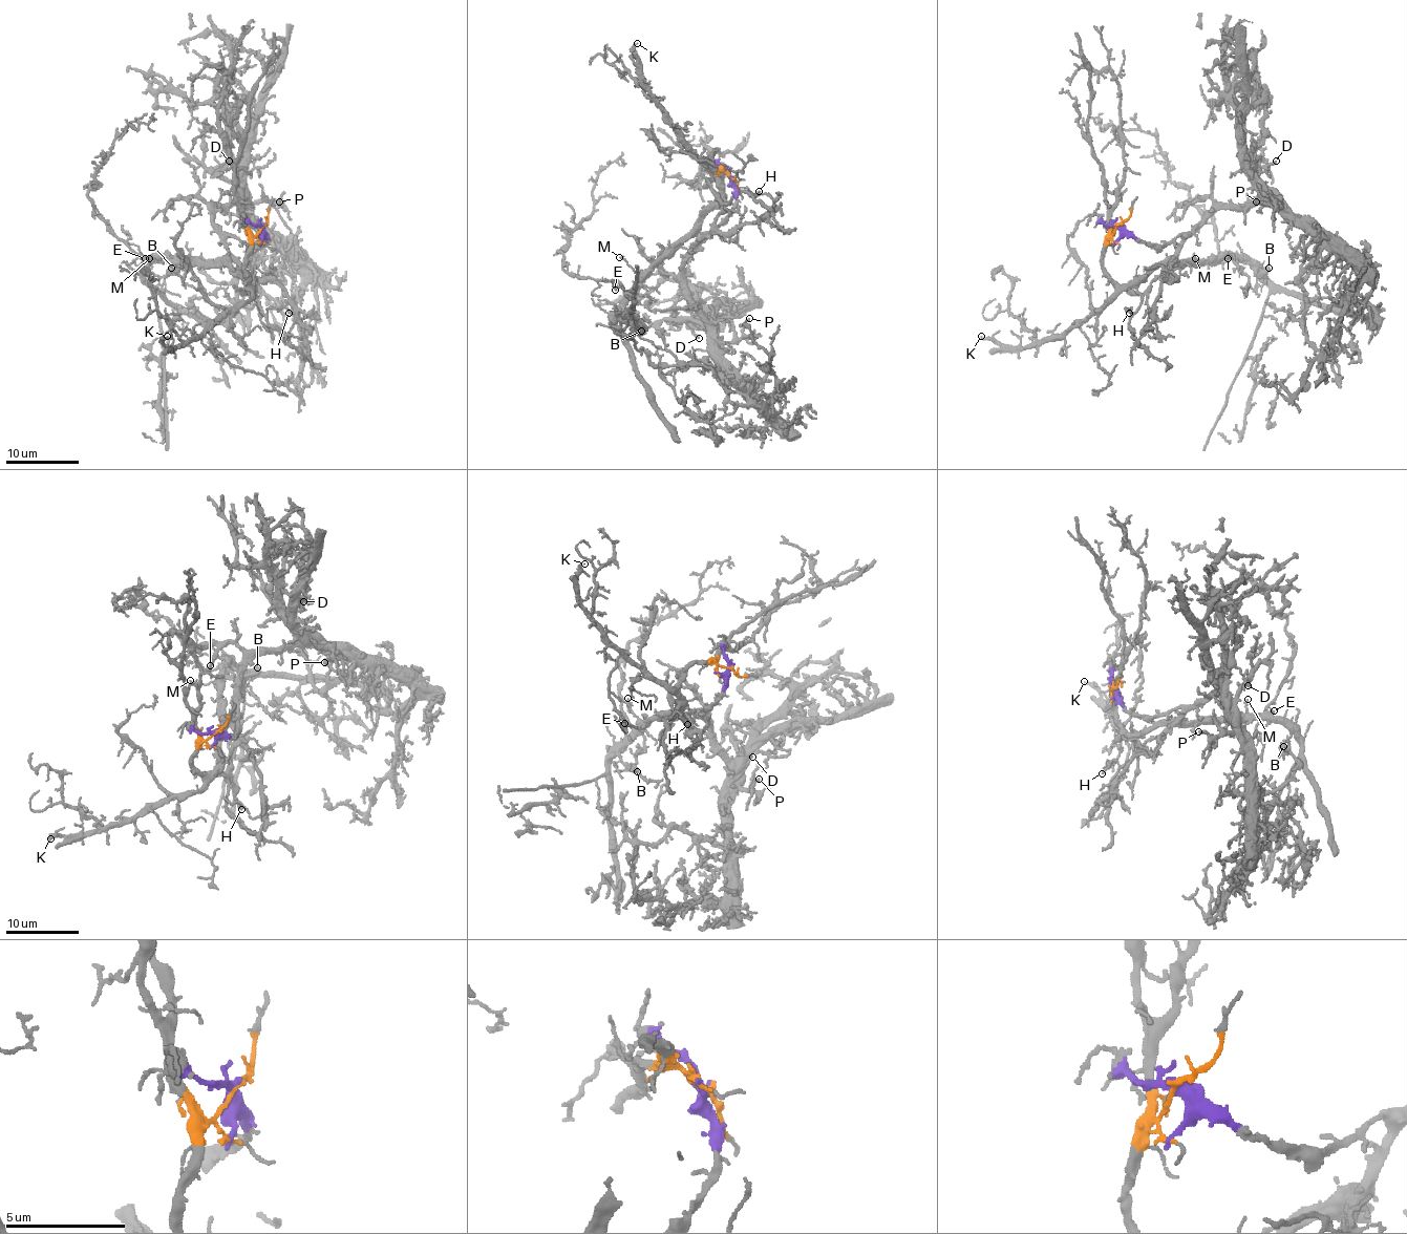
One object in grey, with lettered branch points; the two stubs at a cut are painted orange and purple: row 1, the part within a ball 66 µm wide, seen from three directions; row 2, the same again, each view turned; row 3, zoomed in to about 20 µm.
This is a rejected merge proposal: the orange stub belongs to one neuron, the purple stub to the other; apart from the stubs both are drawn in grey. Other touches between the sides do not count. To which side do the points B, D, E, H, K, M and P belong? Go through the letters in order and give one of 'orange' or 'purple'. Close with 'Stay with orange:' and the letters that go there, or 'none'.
B: orange
D: purple
E: orange
H: orange
K: orange
M: orange
P: purple
Stay with orange: B, E, H, K, M

